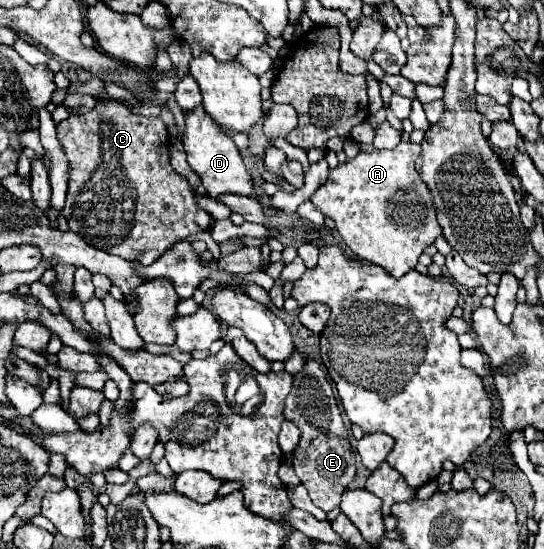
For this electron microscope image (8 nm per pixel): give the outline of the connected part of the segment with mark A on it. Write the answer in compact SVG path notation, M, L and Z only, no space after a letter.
M399 143L395 149L389 151L375 149L371 153L359 153L355 159L349 159L335 169L329 169L327 181L313 193L313 205L325 217L331 217L335 221L337 231L345 239L347 247L359 259L383 267L393 277L403 277L407 271L411 271L417 265L423 249L441 235L441 227L435 217L433 195L415 169L415 159L419 155L421 145L417 143Z

